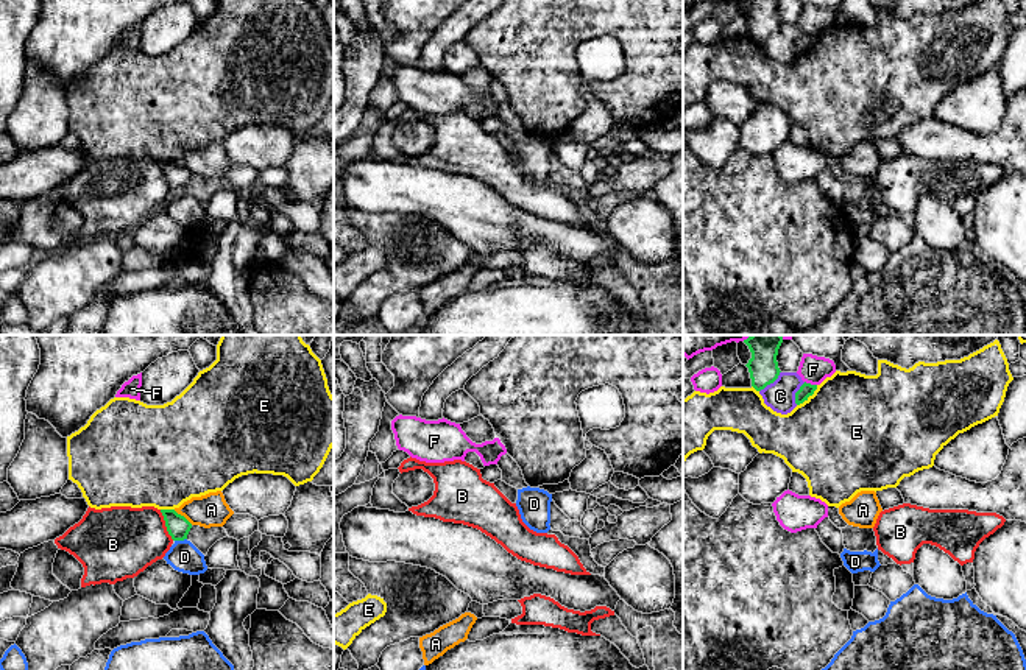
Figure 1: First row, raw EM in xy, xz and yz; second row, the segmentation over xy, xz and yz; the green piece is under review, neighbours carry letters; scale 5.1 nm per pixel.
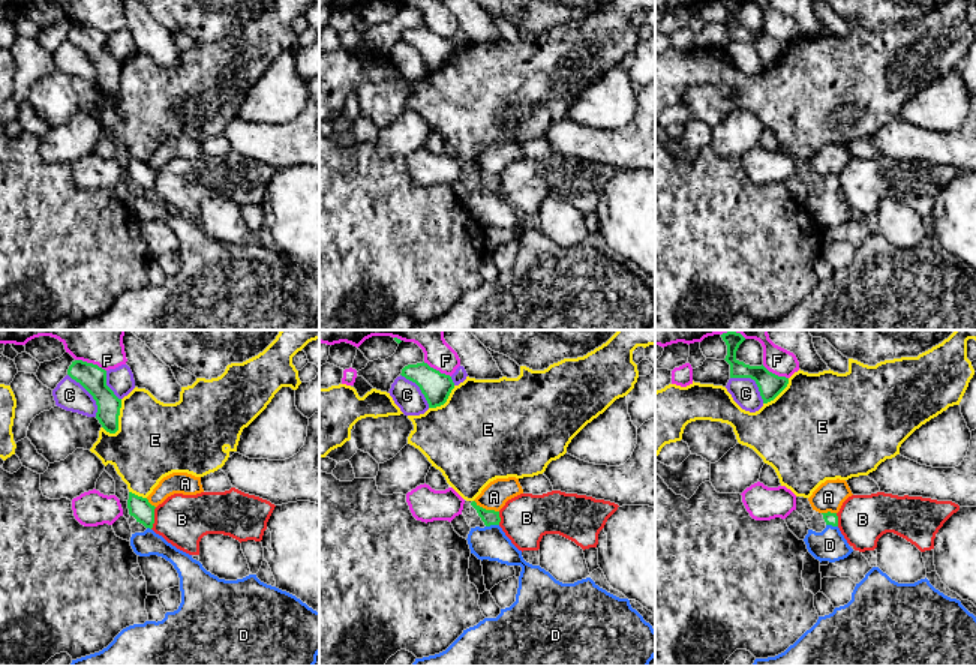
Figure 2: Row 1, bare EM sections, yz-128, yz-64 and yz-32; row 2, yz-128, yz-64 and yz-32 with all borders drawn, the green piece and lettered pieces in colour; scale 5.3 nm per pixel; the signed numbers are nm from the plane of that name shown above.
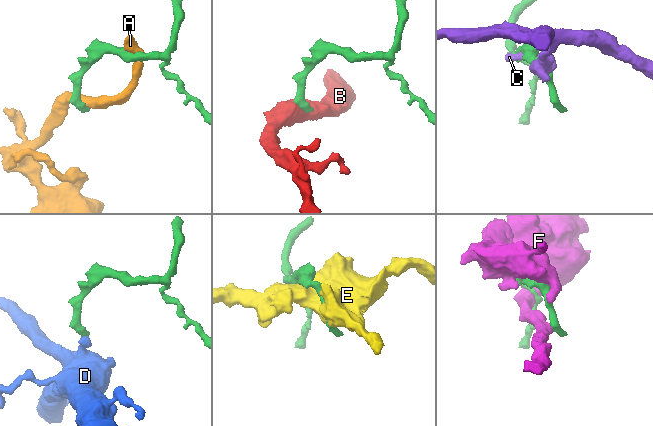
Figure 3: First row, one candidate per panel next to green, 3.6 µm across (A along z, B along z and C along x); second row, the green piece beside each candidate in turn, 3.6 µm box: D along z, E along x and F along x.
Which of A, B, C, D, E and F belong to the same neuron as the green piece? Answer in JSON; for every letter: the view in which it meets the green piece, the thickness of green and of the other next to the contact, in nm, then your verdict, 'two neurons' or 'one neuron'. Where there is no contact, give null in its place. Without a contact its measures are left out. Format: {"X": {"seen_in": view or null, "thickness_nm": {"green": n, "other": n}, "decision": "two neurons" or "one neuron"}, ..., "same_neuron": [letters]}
{"A": {"seen_in": "xy", "thickness_nm": {"green": 120, "other": 170}, "decision": "two neurons"}, "B": {"seen_in": "xy", "thickness_nm": {"green": 120, "other": 360}, "decision": "two neurons"}, "C": {"seen_in": "yz", "thickness_nm": {"green": 160, "other": 160}, "decision": "two neurons"}, "D": {"seen_in": "xy", "thickness_nm": {"green": 120, "other": 160}, "decision": "one neuron"}, "E": {"seen_in": "yz", "thickness_nm": {"green": 70, "other": 480}, "decision": "two neurons"}, "F": {"seen_in": "yz", "thickness_nm": {"green": 70, "other": 150}, "decision": "two neurons"}, "same_neuron": ["D"]}

